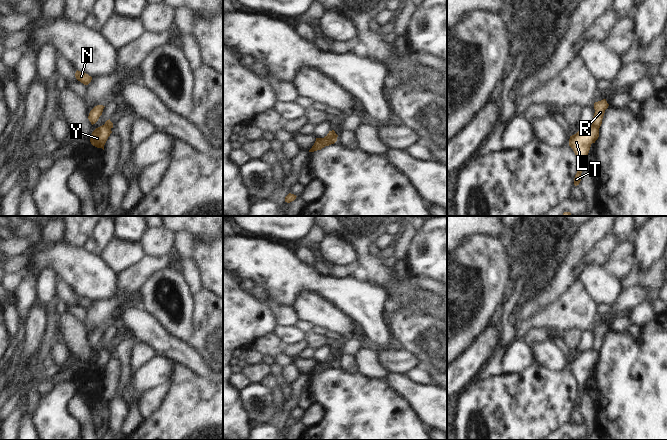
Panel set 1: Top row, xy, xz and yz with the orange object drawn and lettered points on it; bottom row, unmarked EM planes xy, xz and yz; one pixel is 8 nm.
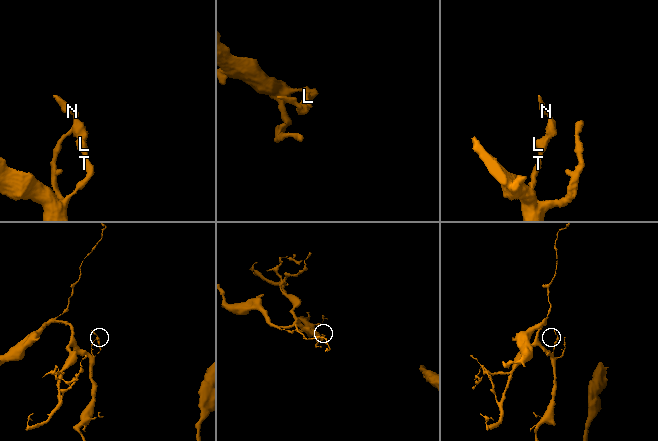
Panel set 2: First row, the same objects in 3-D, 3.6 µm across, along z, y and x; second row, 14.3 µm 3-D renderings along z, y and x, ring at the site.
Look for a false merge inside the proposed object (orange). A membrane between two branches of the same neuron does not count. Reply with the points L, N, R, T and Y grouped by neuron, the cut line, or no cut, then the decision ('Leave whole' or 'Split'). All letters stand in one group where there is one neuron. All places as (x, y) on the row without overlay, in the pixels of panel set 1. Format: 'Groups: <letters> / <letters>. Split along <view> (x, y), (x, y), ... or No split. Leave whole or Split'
Groups: L T Y / N R. Split along xz (335, 357), (328, 364), (322, 362). Split.

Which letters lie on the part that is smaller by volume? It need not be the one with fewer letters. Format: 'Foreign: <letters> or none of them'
Foreign: N, R

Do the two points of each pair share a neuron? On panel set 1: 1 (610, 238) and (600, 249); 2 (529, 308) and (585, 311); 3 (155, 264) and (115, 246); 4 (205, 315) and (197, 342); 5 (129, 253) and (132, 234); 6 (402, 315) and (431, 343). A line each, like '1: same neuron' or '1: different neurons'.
1: same neuron
2: different neurons
3: different neurons
4: same neuron
5: different neurons
6: same neuron

